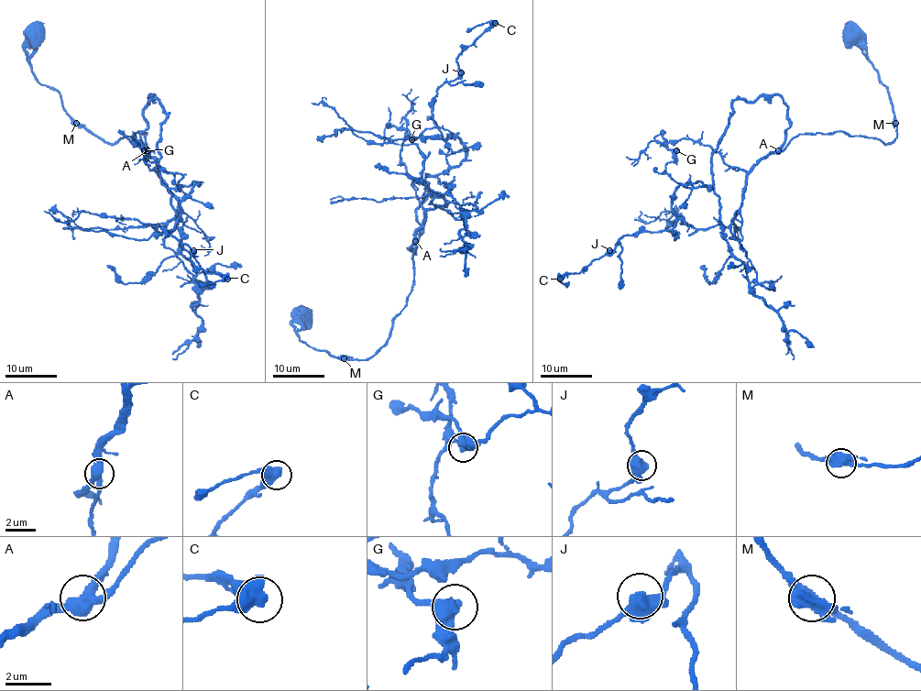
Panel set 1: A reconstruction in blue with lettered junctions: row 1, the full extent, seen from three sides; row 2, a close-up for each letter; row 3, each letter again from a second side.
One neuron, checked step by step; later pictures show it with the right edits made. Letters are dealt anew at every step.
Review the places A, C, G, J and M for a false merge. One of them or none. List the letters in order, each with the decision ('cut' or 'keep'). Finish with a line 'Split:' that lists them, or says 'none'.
A: keep
C: keep
G: keep
J: keep
M: keep
Split: none

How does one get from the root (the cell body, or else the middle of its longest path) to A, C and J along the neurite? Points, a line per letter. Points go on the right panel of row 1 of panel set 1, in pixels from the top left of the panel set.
A: (855, 36), (887, 87), (896, 137), (884, 144), (875, 137), (852, 137), (843, 131), (799, 134), (779, 150)
C: (855, 36), (893, 141), (783, 148), (783, 99), (736, 99), (713, 187), (682, 184), (670, 229), (560, 279)
J: (855, 36), (893, 141), (783, 148), (783, 99), (736, 99), (713, 187), (682, 184), (670, 229), (609, 250)

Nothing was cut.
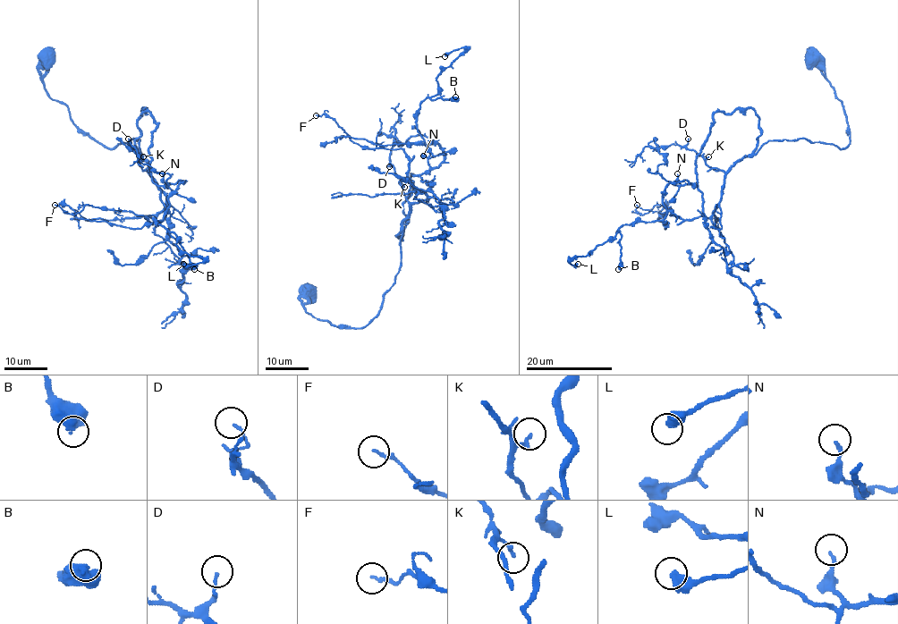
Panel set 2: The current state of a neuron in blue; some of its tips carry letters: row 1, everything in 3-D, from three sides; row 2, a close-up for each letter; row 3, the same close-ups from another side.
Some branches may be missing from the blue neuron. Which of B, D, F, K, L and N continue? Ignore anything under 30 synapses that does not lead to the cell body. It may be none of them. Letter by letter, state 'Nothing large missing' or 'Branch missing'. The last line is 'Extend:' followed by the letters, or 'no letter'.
B: Nothing large missing
D: Nothing large missing
F: Nothing large missing
K: Nothing large missing
L: Nothing large missing
N: Nothing large missing
Extend: no letter

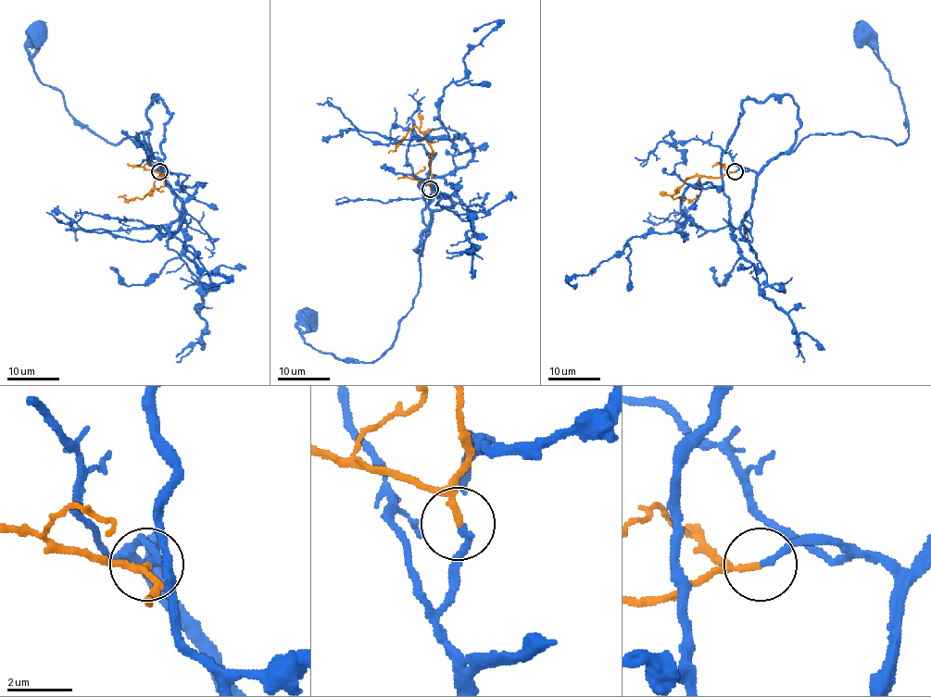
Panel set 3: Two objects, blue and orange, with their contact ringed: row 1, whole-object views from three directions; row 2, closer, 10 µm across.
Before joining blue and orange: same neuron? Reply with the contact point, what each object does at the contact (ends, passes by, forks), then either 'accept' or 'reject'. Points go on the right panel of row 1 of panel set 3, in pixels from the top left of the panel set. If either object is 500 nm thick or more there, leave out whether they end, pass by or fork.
(735, 171) | blue ends | orange passes by | accept

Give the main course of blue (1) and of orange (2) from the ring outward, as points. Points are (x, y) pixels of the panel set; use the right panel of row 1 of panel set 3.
1: (734, 172), (740, 168), (761, 172), (811, 134), (853, 131), (897, 144), (906, 139), (901, 95), (866, 35)
2: (734, 172), (726, 172), (718, 177), (692, 176), (673, 195), (673, 198), (685, 199), (698, 196)

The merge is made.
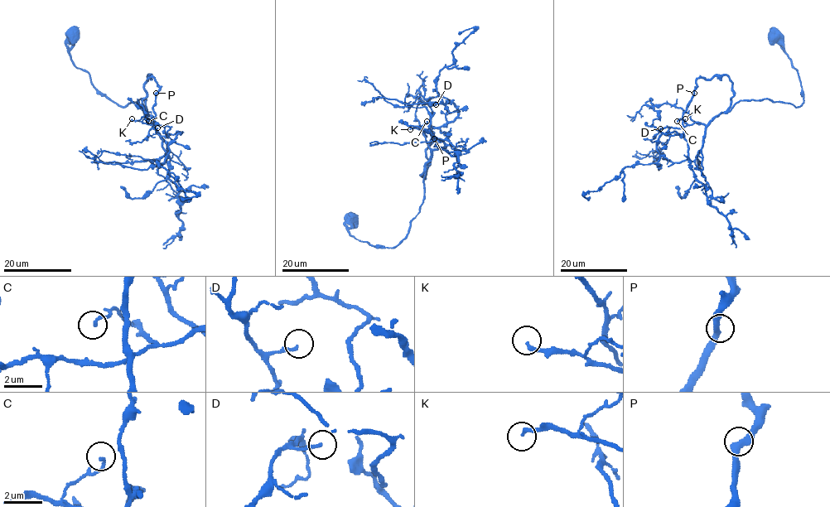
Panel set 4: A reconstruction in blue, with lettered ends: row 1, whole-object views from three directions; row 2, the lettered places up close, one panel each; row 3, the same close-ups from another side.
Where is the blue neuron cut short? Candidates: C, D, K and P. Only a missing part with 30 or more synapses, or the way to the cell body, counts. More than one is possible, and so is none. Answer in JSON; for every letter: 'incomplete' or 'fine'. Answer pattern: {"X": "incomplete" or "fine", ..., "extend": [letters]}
{"C": "fine", "D": "fine", "K": "fine", "P": "fine", "extend": []}

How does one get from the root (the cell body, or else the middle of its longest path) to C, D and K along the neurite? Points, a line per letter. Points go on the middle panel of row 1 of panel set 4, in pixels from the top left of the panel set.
C: (350, 220), (349, 234), (374, 246), (394, 247), (407, 235), (424, 196), (431, 135), (420, 127), (427, 121)
D: (350, 220), (349, 234), (374, 246), (394, 247), (407, 235), (424, 196), (431, 107), (436, 104)
K: (350, 220), (349, 234), (374, 246), (394, 247), (407, 235), (422, 202), (431, 155), (431, 135), (410, 129)

